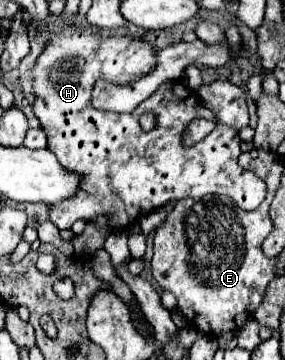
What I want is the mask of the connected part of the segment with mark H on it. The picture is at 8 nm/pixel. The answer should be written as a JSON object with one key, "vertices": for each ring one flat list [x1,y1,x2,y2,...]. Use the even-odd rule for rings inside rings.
{"vertices":[[74,24,64,26,58,32,54,30,48,32,48,44,32,68,32,88,34,88,32,110,42,124,42,130,46,132,48,150,56,154,58,162,68,172,80,176,80,188,70,200,50,204,48,218,58,230,72,228,76,220,92,222,94,226,106,232,126,230,132,224,136,224,142,216,166,206,168,202,178,202,182,198,230,196,242,210,248,210,248,212,256,210,266,198,264,180,260,180,254,172,244,170,238,164,240,136,234,128,226,126,226,134,208,134,196,146,190,146,190,148,182,146,182,132,190,120,206,118,214,122,216,118,212,110,208,110,198,102,198,94,192,88,180,84,180,80,162,84,146,102,142,102,130,114,96,110,92,106,92,89,98,80,121,86,134,82,136,78,148,74,154,68,156,52,158,48,154,48,144,38,136,38,136,36,102,38,94,34,90,28,74,26],[148,110,156,112,156,118,158,118,158,126,152,132,144,132,138,122,140,116]]}

